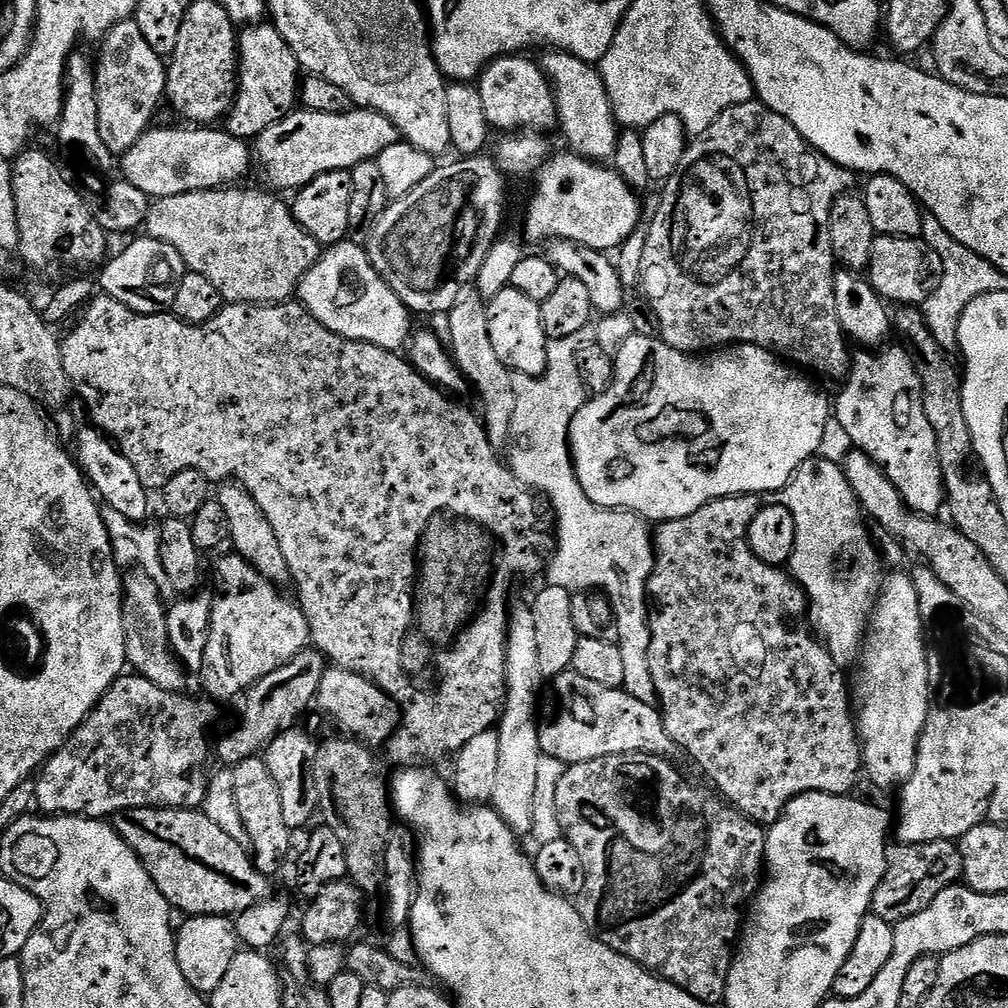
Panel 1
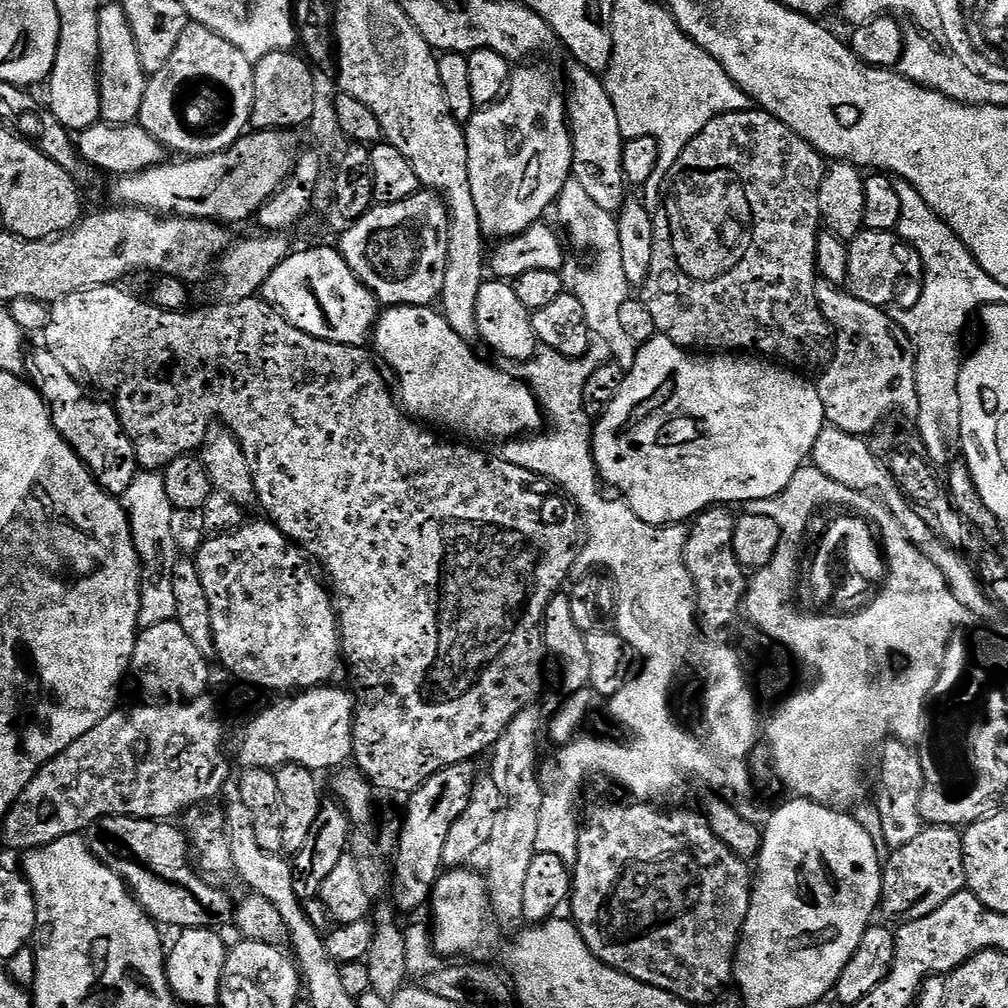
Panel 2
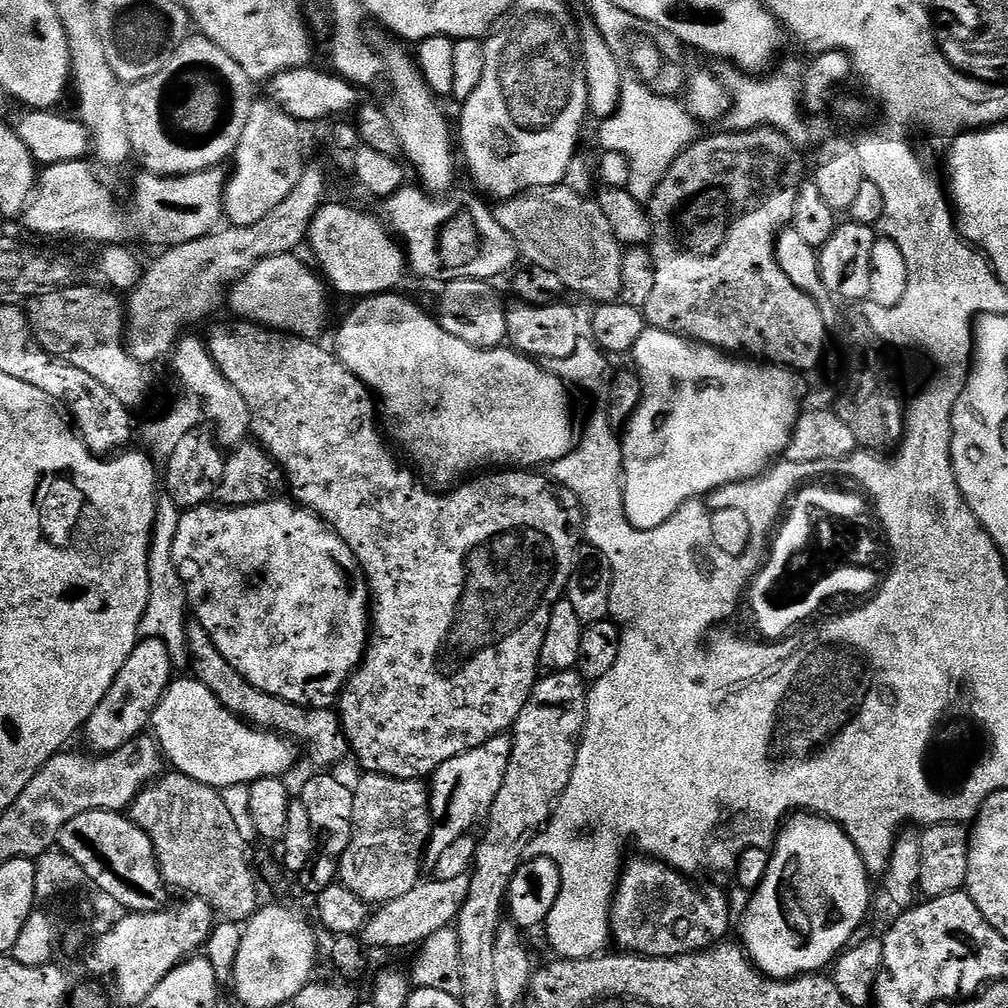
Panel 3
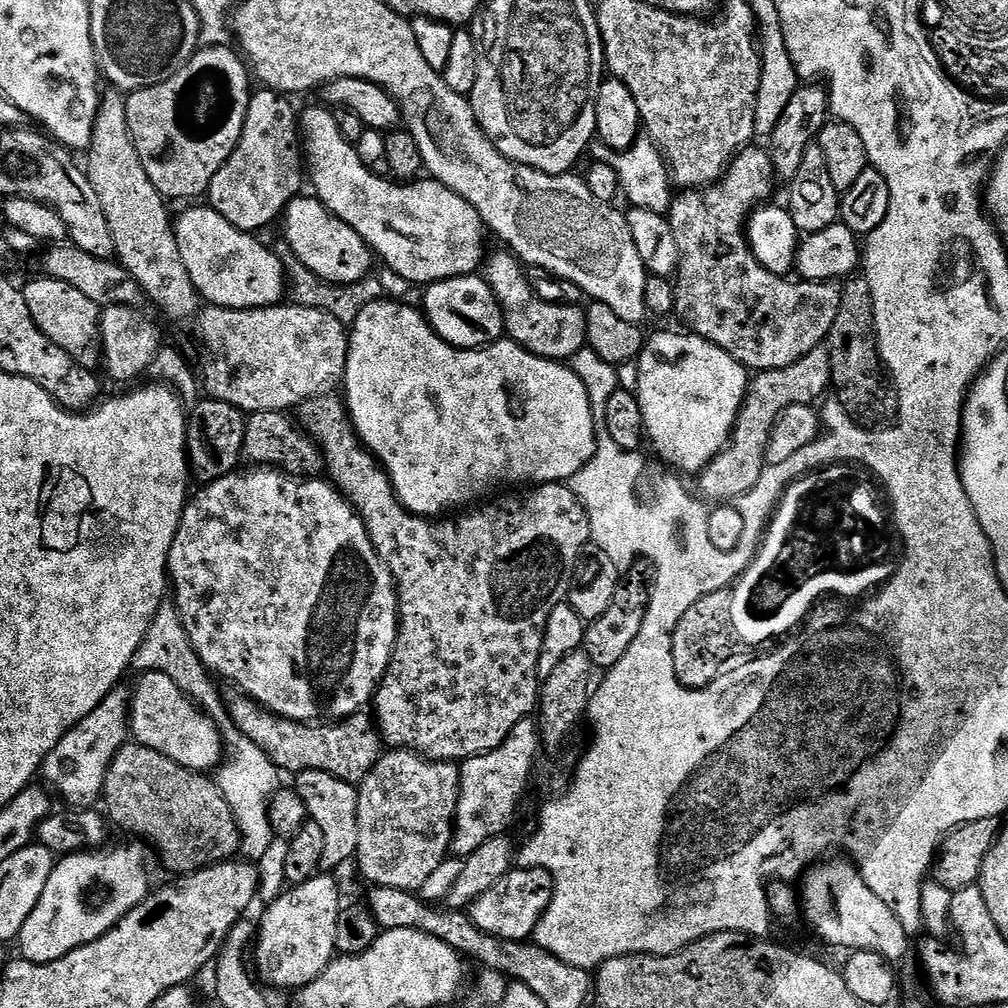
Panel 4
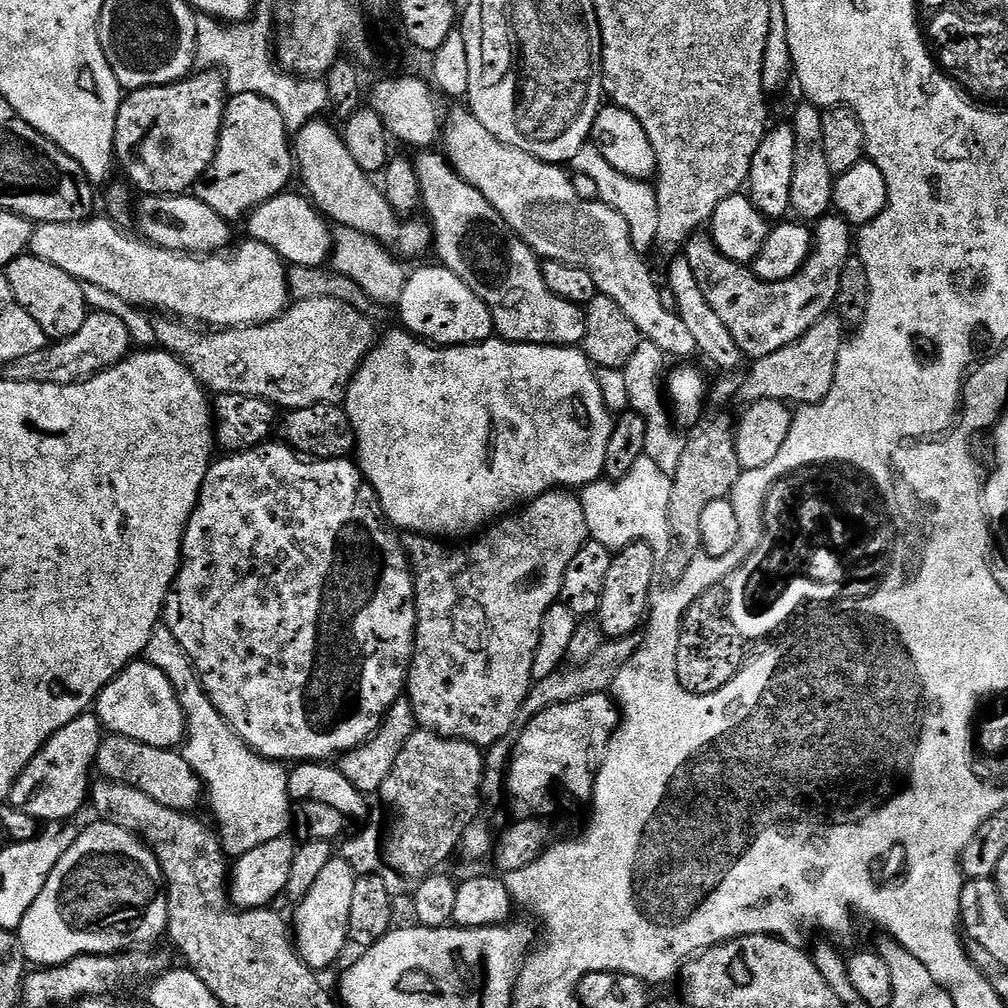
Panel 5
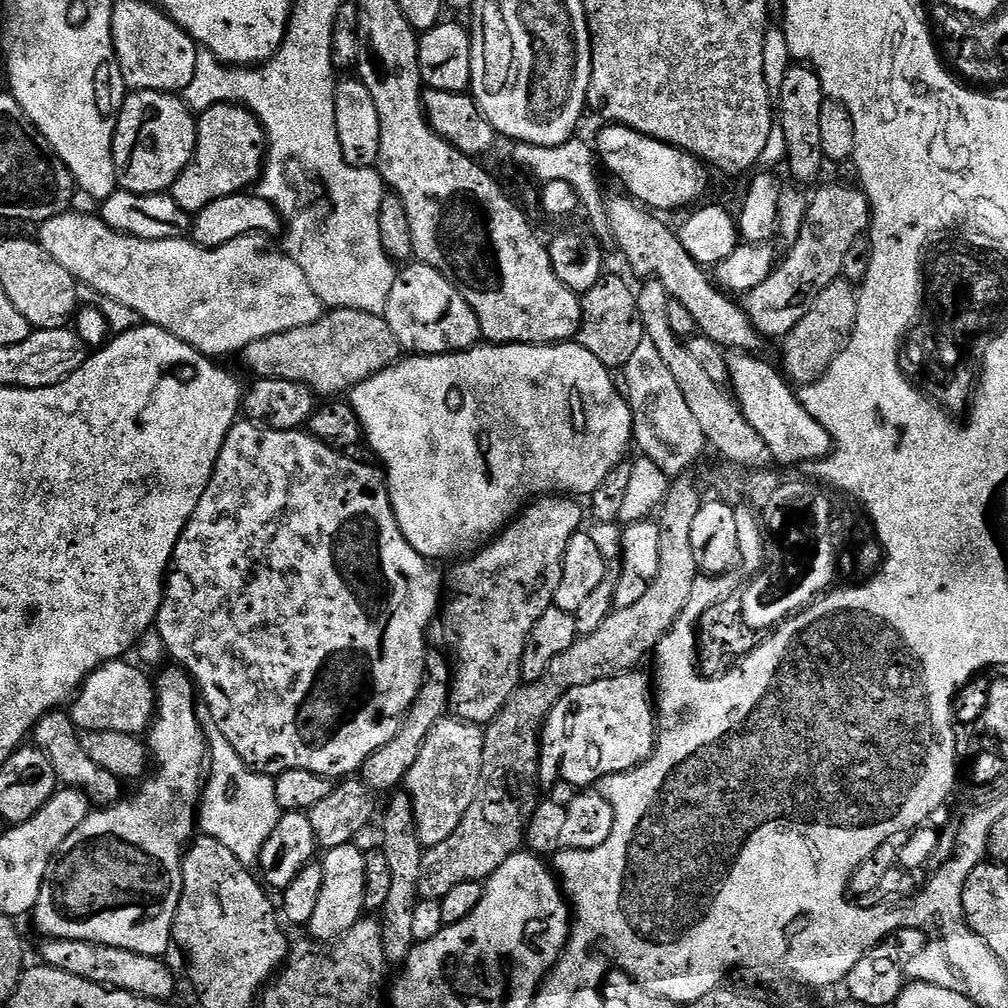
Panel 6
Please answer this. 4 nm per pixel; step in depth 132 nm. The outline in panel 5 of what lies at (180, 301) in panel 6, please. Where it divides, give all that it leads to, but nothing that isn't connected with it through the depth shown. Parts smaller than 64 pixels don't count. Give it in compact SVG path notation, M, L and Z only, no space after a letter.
M102 216L84 220L82 223L48 223L37 227L29 244L29 253L51 265L65 270L75 280L100 286L139 308L156 308L164 314L186 322L217 328L248 327L264 324L281 316L290 304L288 276L285 261L265 243L247 239L236 250L209 253L202 257L194 254L166 251L139 237L126 236L117 223Z

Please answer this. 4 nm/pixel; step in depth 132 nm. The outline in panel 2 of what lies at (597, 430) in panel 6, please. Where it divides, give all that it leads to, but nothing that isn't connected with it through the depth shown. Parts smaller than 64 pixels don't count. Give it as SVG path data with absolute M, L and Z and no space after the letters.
M388 306L379 313L374 325L375 355L392 367L392 372L400 383L398 400L404 411L417 421L441 429L465 428L470 435L477 436L480 440L507 442L535 433L541 427L540 420L542 424L542 409L528 385L515 379L511 371L499 372L494 365L479 360L472 349L473 345L462 339L446 317L434 309L432 306Z

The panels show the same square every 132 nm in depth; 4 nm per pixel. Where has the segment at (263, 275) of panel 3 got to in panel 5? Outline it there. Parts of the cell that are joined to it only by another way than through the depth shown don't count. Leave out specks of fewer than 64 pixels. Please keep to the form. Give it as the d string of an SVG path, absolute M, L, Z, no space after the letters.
M194 194L178 196L143 197L144 201L137 203L134 208L134 221L140 227L139 235L149 244L154 244L166 251L185 254L209 254L223 252L233 242L233 225L222 219L206 202L202 202Z

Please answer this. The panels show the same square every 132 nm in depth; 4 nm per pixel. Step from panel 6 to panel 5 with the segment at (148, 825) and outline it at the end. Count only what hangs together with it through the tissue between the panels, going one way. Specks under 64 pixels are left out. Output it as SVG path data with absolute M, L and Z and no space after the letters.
M95 822L77 840L69 843L58 866L50 870L42 894L26 910L18 929L20 949L32 966L65 964L79 956L111 956L141 946L152 946L168 931L168 889L158 858L140 837L113 824Z

